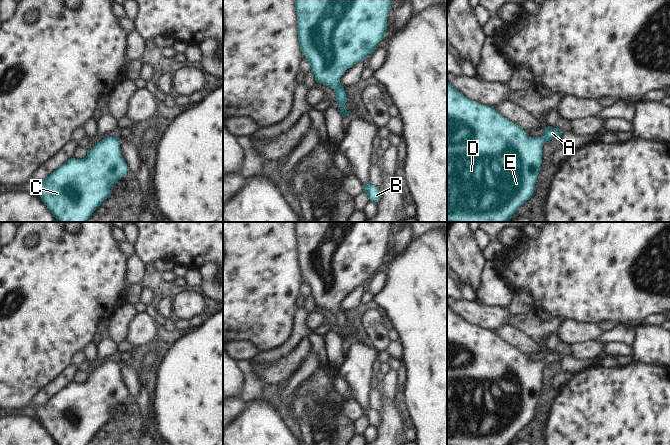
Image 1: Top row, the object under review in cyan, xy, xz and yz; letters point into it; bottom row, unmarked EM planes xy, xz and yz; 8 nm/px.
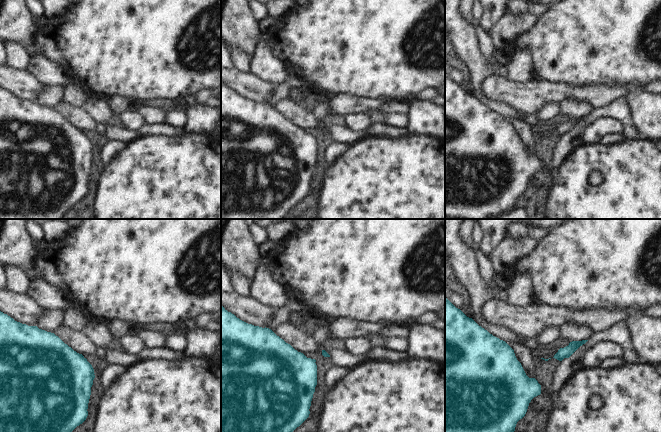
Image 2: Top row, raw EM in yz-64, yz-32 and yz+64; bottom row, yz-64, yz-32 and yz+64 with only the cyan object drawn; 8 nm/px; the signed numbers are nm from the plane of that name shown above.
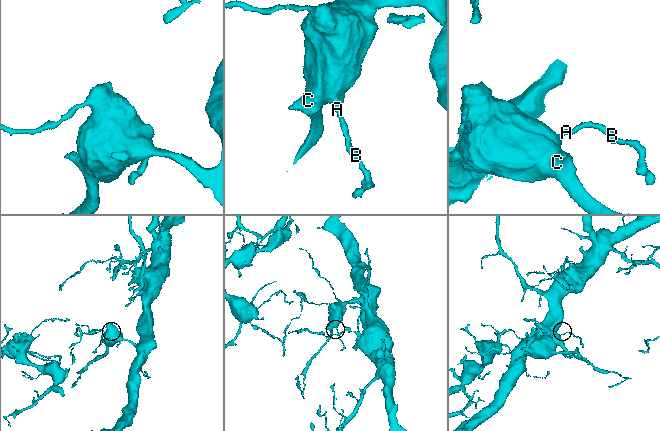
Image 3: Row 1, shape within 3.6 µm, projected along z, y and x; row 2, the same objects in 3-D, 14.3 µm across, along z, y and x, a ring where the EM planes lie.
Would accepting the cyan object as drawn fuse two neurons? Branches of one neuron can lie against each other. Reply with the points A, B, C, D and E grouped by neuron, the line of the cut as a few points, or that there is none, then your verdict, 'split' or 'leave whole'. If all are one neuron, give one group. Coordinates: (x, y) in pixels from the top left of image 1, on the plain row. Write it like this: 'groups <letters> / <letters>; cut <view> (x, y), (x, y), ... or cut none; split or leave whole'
groups A B C D E; cut none; leave whole

